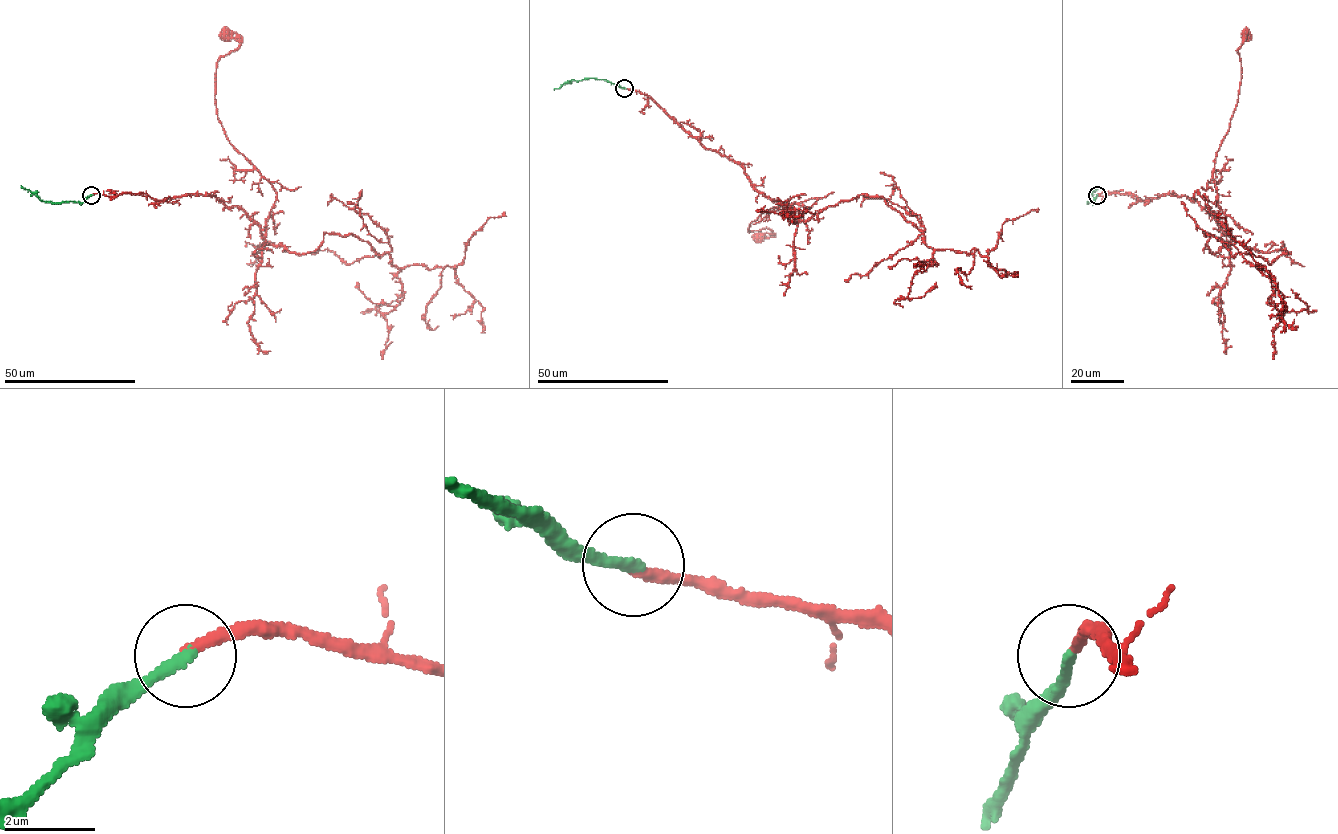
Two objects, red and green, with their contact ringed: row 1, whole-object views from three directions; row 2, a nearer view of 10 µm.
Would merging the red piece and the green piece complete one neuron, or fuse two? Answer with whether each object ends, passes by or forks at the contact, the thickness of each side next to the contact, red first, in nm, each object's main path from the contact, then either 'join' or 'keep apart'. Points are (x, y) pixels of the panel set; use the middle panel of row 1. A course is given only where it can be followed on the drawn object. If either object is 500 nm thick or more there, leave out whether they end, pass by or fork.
red ends there; green ends there; 240 nm thick on the red side, 260 nm on the other; red runs (625, 88), (737, 162), (797, 222), (809, 208), (762, 213), (748, 232), (772, 233), (759, 239); green runs (625, 88), (603, 80), (586, 78), (568, 80), (554, 89); join

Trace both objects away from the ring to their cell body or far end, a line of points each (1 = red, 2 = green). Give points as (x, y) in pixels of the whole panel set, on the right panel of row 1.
1: (1097, 194), (1193, 198), (1208, 208), (1231, 239), (1228, 243), (1212, 172), (1238, 99), (1237, 49), (1248, 35)
2: (1097, 195), (1092, 203), (1087, 203), (1098, 185)

